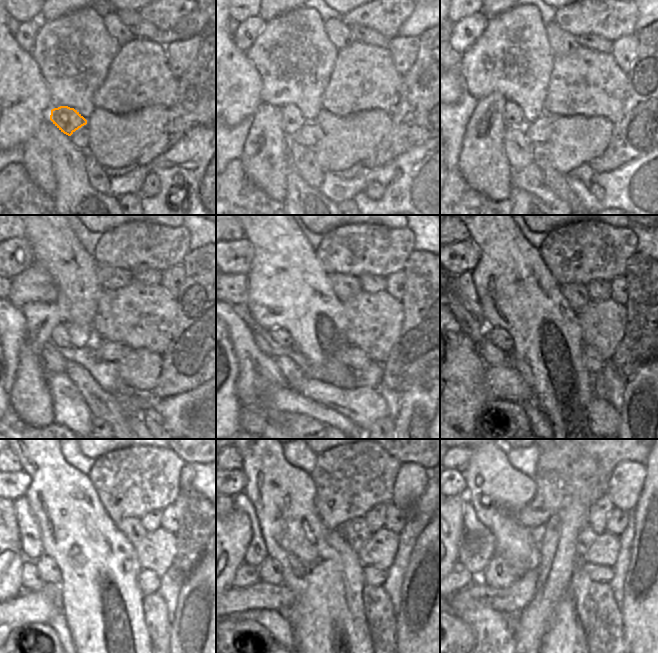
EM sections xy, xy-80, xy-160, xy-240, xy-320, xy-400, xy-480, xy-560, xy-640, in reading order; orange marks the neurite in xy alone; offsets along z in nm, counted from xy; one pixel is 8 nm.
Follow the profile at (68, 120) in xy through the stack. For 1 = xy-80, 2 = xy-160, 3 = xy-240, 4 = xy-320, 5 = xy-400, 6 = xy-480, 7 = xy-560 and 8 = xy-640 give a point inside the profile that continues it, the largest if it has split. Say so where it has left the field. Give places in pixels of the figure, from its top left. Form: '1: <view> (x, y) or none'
1: xy-80 (292, 120)
2: xy-160 (513, 117)
3: xy-240 (61, 339)
4: xy-320 (280, 336)
5: xy-400 (499, 337)
6: xy-480 (49, 572)
7: xy-560 (270, 572)
8: xy-640 (498, 573)

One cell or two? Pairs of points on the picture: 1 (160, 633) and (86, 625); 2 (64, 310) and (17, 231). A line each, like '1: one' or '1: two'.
1: two
2: two

